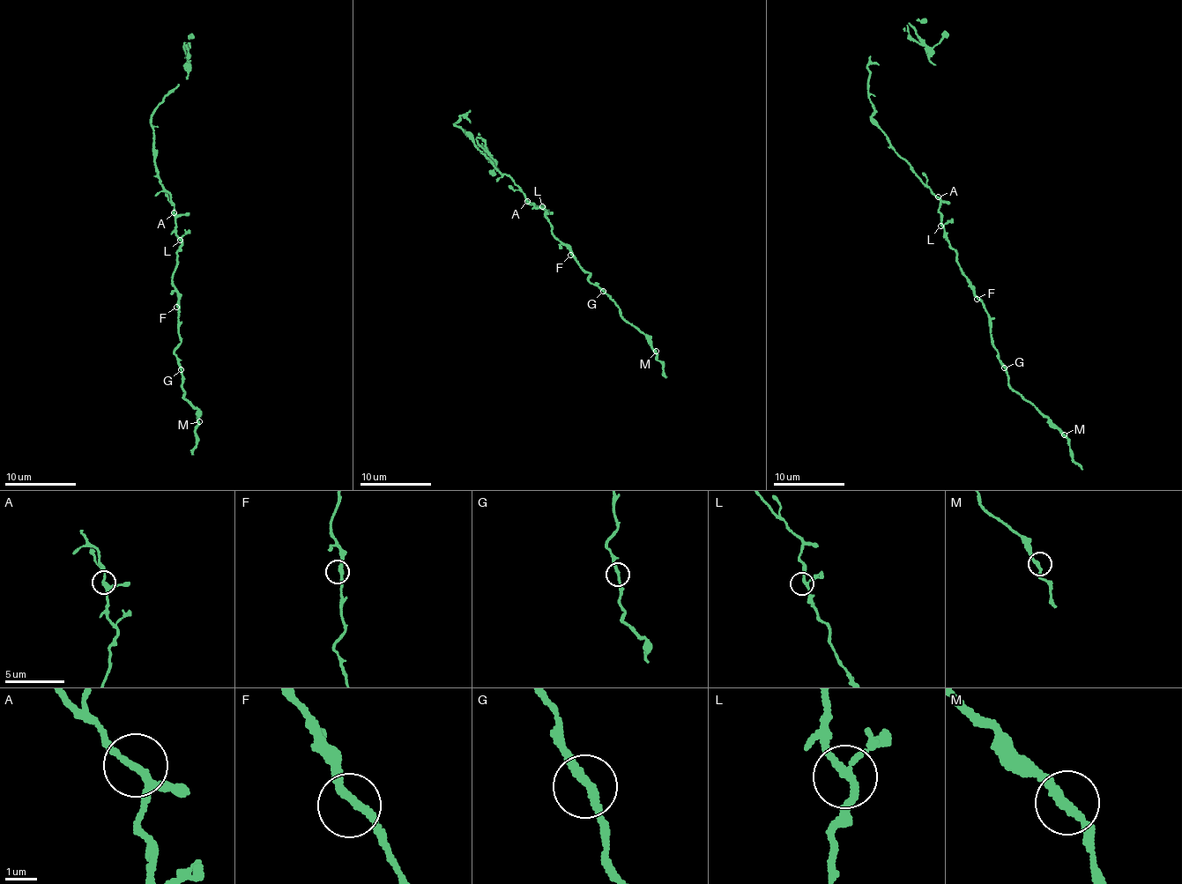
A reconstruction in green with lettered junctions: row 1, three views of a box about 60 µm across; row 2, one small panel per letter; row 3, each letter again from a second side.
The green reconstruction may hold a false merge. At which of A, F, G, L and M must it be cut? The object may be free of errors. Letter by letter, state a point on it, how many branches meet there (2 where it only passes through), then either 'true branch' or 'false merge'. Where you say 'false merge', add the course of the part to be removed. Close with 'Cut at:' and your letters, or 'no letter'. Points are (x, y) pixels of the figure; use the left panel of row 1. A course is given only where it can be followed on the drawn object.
A: place (174, 212); branches 3; false merge
F: place (176, 307); branches 2; true branch
G: place (181, 369); branches 2; true branch
L: place (180, 240); branches 3; true branch
M: place (199, 421); branches 2; true branch
Cut at: A

